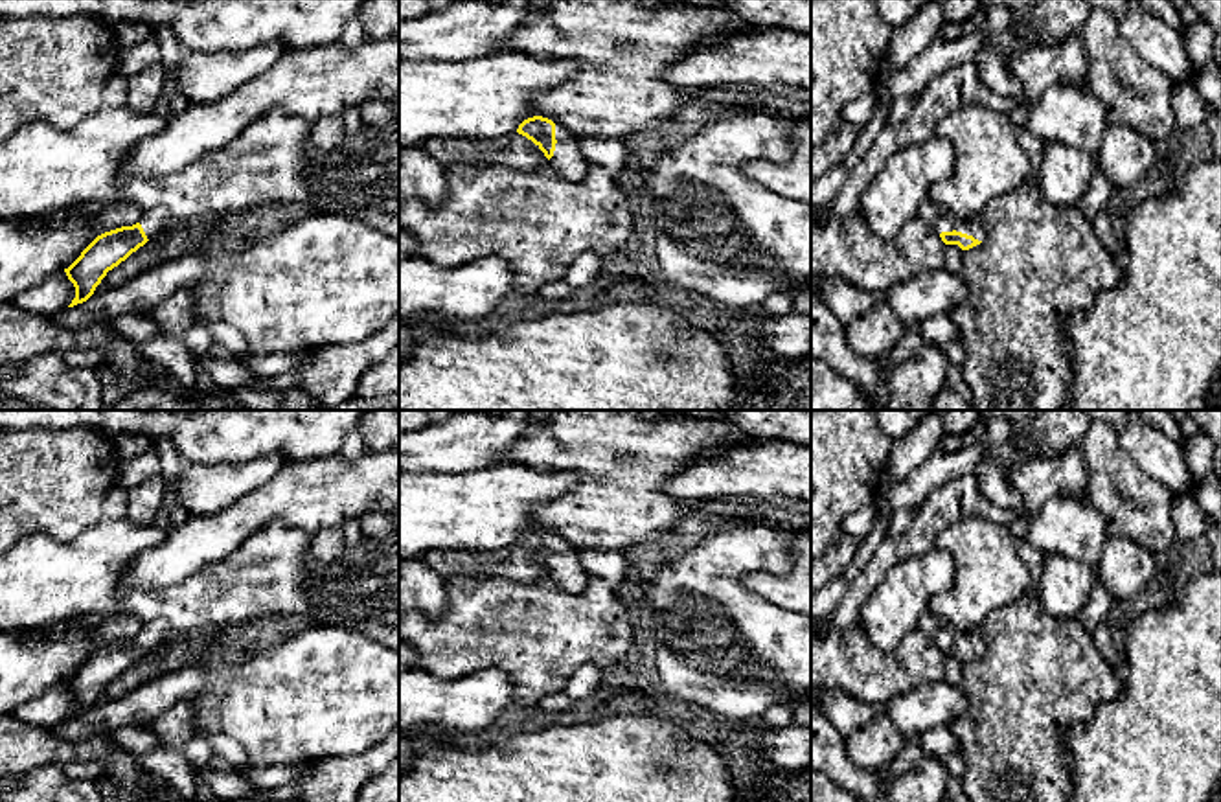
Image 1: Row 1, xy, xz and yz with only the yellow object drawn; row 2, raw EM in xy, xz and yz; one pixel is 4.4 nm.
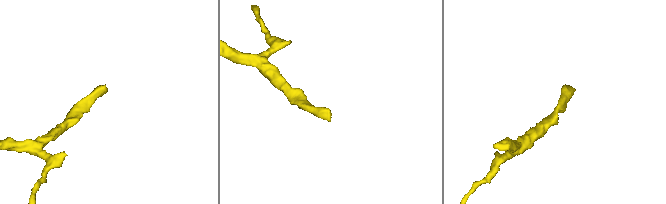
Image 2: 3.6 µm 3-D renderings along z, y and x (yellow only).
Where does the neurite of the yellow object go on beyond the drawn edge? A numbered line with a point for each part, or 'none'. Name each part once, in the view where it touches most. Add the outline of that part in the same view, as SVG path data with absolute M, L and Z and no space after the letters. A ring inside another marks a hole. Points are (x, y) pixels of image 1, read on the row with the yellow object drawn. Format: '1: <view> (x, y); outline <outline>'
1: yz (947, 221); outline M943 212L941 215L936 217L932 226L936 228L938 234L956 230L956 232L973 235L978 241L984 241L986 237L986 232L982 228L978 215L976 217L958 217L951 212Z

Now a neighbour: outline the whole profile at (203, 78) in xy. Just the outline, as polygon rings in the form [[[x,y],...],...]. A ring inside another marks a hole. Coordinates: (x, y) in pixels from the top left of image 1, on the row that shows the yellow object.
[[[280,40],[246,50],[186,52],[169,88],[184,94],[191,105],[211,105],[268,70],[283,52],[285,46]]]

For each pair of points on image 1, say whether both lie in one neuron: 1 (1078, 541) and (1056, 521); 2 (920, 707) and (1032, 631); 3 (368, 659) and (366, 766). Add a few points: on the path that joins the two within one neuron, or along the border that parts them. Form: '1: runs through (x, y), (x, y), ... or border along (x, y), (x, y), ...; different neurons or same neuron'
1: runs through (1072, 536), (1061, 525); same neuron
2: border along (960, 687), (966, 698), (966, 710), (949, 725); different neurons
3: border along (379, 742), (361, 753), (324, 758); different neurons

